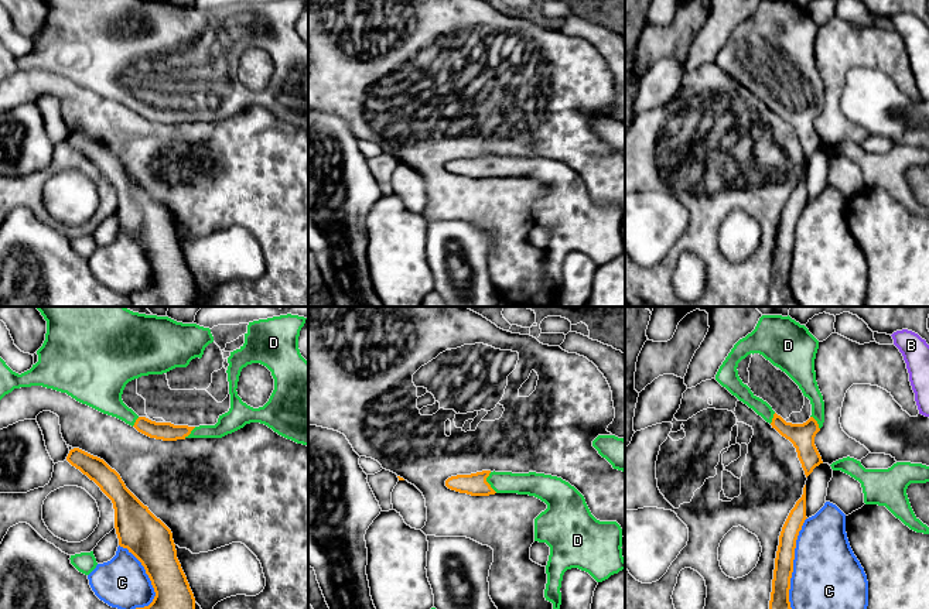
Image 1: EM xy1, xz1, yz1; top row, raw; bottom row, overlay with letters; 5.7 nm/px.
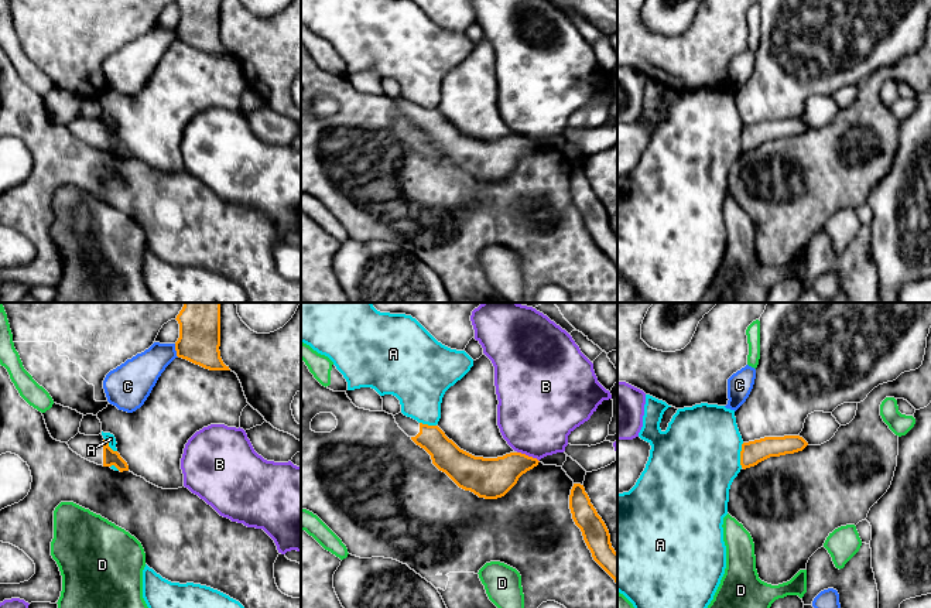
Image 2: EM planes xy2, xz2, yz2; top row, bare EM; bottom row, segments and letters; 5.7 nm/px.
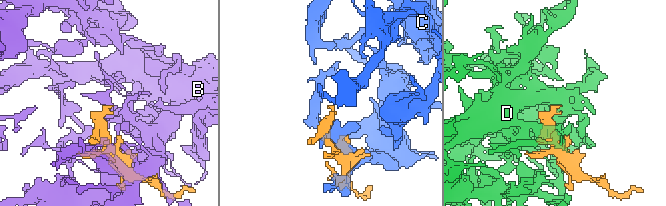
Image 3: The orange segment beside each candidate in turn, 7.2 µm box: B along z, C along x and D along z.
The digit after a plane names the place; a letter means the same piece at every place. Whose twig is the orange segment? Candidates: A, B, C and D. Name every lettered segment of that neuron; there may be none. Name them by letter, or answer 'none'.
D

